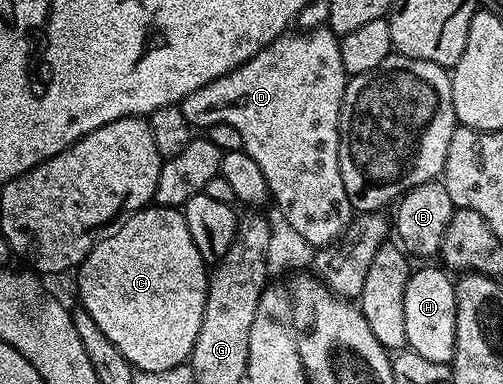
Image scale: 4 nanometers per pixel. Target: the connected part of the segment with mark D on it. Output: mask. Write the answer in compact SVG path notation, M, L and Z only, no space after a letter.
M327 25L315 27L313 31L300 31L295 33L296 35L292 34L279 35L269 47L262 48L257 55L250 57L250 61L246 61L241 67L235 67L230 73L194 89L194 93L190 93L178 106L193 129L200 129L200 127L207 129L221 123L222 125L234 125L234 129L238 129L238 133L242 133L244 151L250 157L254 157L258 169L262 169L262 177L266 177L268 182L271 202L273 204L276 202L277 209L281 211L279 214L282 219L292 225L298 233L302 233L302 237L310 243L312 248L319 249L335 244L354 218L354 208L350 197L346 197L346 185L342 185L342 173L340 172L340 110L344 100L344 90L350 77L344 72L342 65L340 39Z

